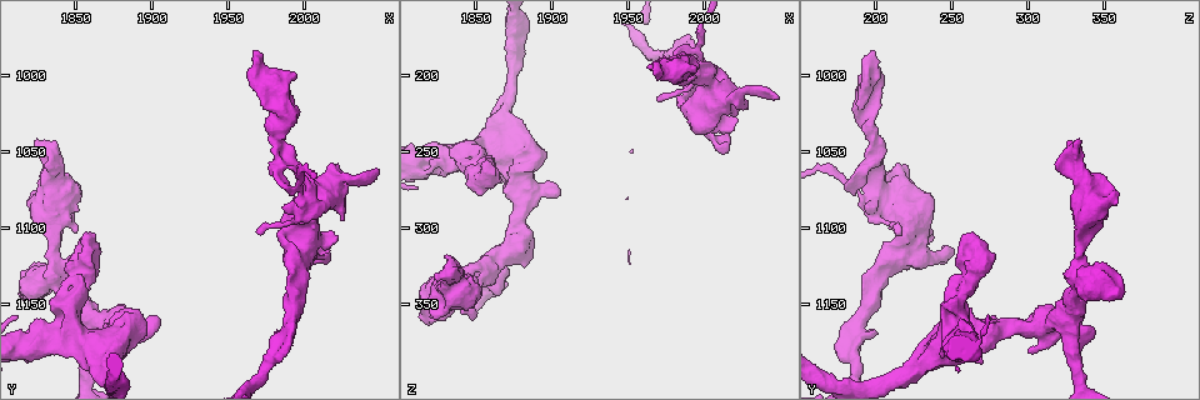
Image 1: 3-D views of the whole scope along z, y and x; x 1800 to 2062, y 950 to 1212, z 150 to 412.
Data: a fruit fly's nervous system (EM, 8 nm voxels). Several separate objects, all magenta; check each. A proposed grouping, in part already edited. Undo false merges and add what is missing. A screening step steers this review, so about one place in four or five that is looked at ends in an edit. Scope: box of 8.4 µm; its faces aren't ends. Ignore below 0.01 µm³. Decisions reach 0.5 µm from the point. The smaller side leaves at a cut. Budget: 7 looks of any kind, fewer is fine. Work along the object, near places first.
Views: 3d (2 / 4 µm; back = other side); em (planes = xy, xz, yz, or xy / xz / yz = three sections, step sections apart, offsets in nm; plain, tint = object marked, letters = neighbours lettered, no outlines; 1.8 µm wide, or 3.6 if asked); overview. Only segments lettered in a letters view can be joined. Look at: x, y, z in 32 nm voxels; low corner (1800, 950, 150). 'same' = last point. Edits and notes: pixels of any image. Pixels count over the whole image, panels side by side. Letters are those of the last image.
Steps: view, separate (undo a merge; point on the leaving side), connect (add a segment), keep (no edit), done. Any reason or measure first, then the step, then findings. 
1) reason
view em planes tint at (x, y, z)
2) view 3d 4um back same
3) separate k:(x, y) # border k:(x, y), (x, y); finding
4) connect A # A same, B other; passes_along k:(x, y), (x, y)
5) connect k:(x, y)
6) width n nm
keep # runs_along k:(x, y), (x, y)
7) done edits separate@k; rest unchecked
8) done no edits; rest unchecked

stops while still wide
view em yz step 4 tint at (1824, 1042, 330)

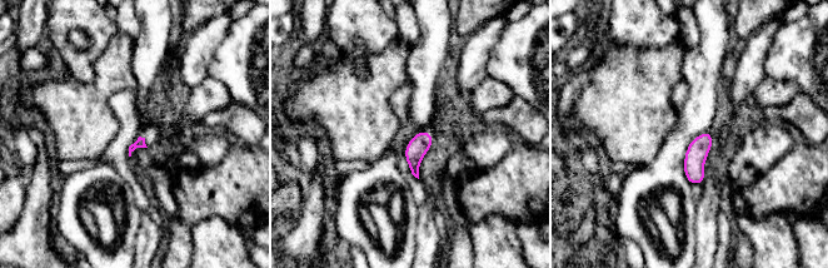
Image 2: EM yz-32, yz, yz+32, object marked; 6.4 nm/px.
view em planes letters same

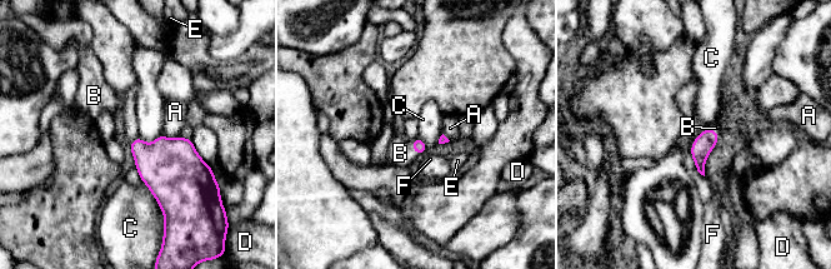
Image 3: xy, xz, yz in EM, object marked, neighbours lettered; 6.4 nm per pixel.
connect B # A other, B same, C other, D other, E other, F other; passes_along 3:(419, 147), (413, 148), (400, 153); it goes on there

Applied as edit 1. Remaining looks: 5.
view overview

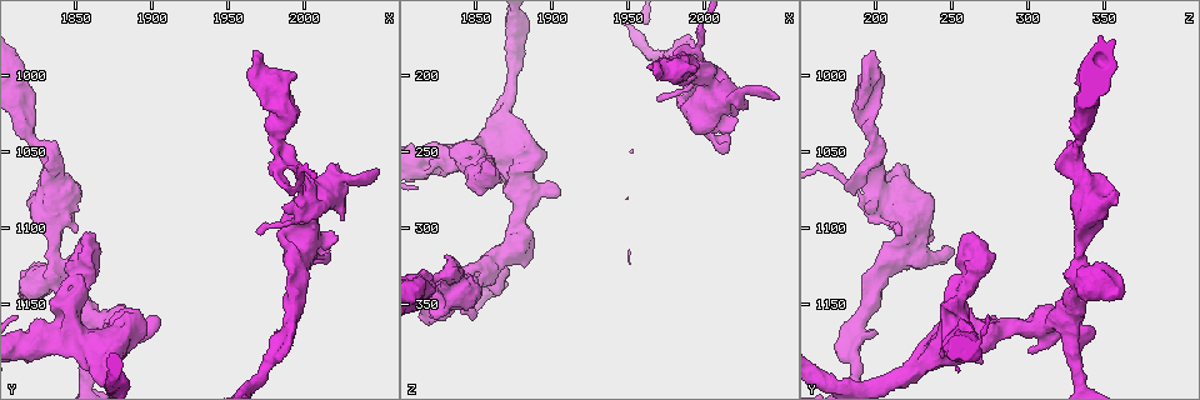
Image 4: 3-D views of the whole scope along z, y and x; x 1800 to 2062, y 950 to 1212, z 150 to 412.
two arms at a narrow angle
view 3d 4um at (1856, 1174, 244)

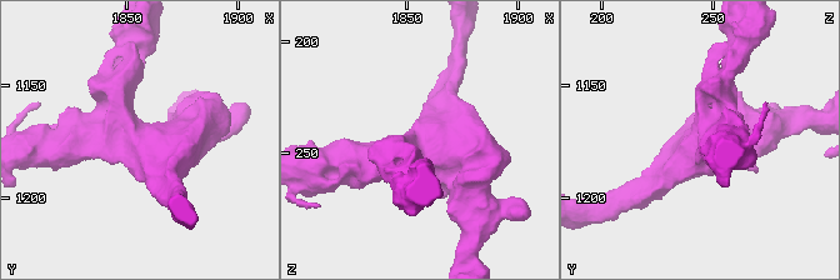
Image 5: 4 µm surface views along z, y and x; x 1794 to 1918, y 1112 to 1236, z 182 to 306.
view em 3.6um xz step 16 tint at (1855, 1175, 246)

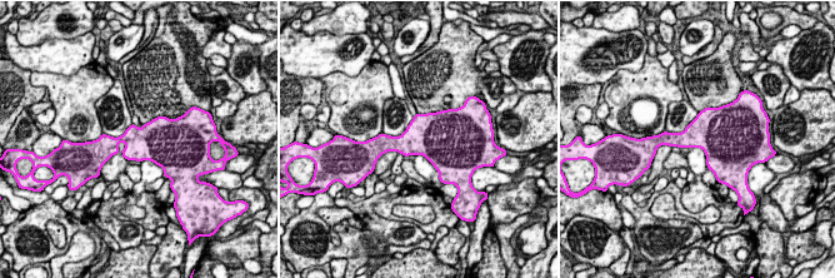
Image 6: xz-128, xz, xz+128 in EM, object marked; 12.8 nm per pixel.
another direction
view em 3.6um yz step 8 letters same

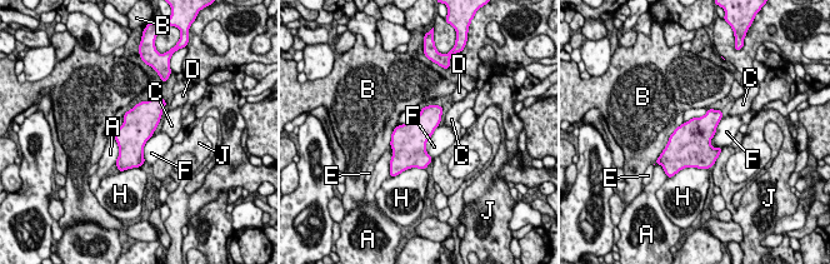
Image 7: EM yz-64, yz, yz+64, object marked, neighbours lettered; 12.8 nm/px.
keep # A other, B other, C other, D other, E other, F other, H other, J other; border 7:(723, 118), (711, 139), (713, 148); one neuron here

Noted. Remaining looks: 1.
thick turns thin
view em xy step 16 letters at (1998, 1078, 190)

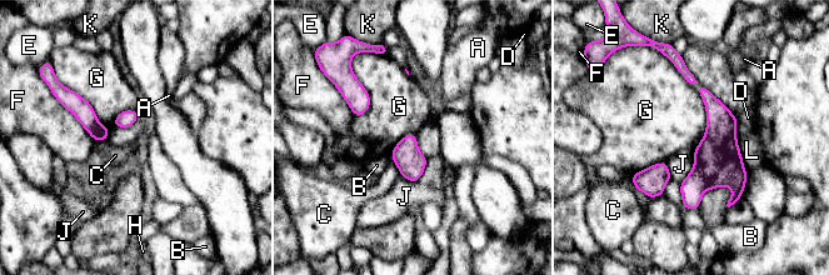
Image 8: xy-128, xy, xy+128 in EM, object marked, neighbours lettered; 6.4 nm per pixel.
separate 8:(693, 186) # A other, B other, C other, D other, E other, F other, G other, H other, J other, K other, L other; border 8:(694, 160), (705, 189); two neurons meet here

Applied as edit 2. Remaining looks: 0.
done edits connect@3, separate@8; rest unchecked

